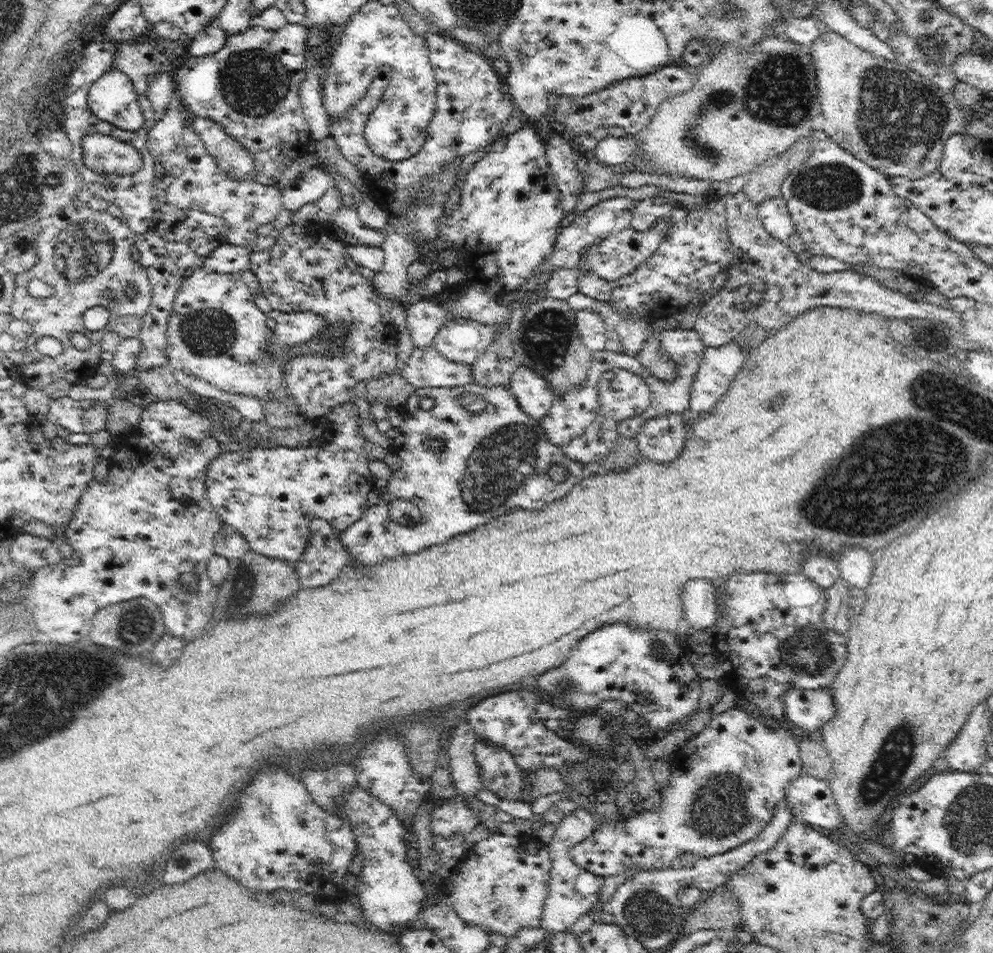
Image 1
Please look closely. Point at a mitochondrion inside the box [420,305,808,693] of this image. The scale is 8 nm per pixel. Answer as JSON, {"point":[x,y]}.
{"point":[500,464]}

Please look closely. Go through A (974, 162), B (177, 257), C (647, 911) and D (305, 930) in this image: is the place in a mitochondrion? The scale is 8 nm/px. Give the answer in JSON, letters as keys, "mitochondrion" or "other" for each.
{"A":"other","B":"other","C":"mitochondrion","D":"other"}

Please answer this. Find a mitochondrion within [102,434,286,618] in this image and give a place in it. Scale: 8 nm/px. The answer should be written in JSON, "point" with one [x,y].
{"point":[243,582]}

